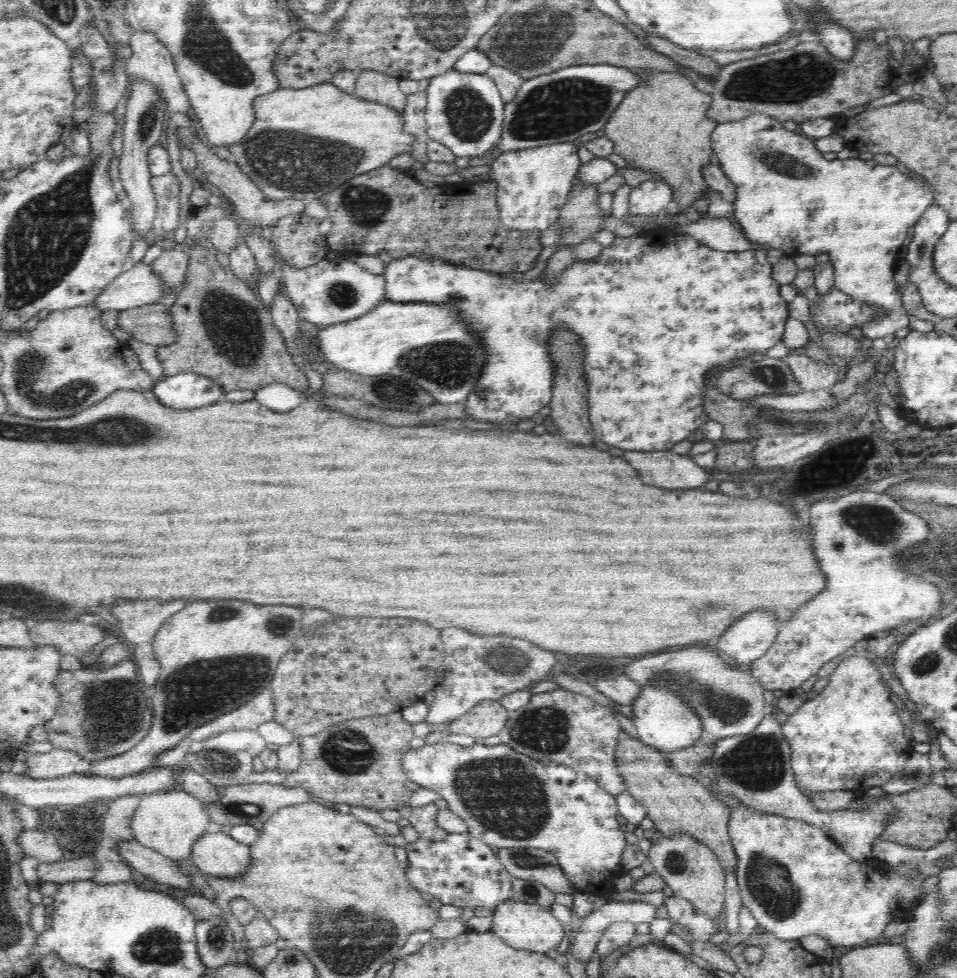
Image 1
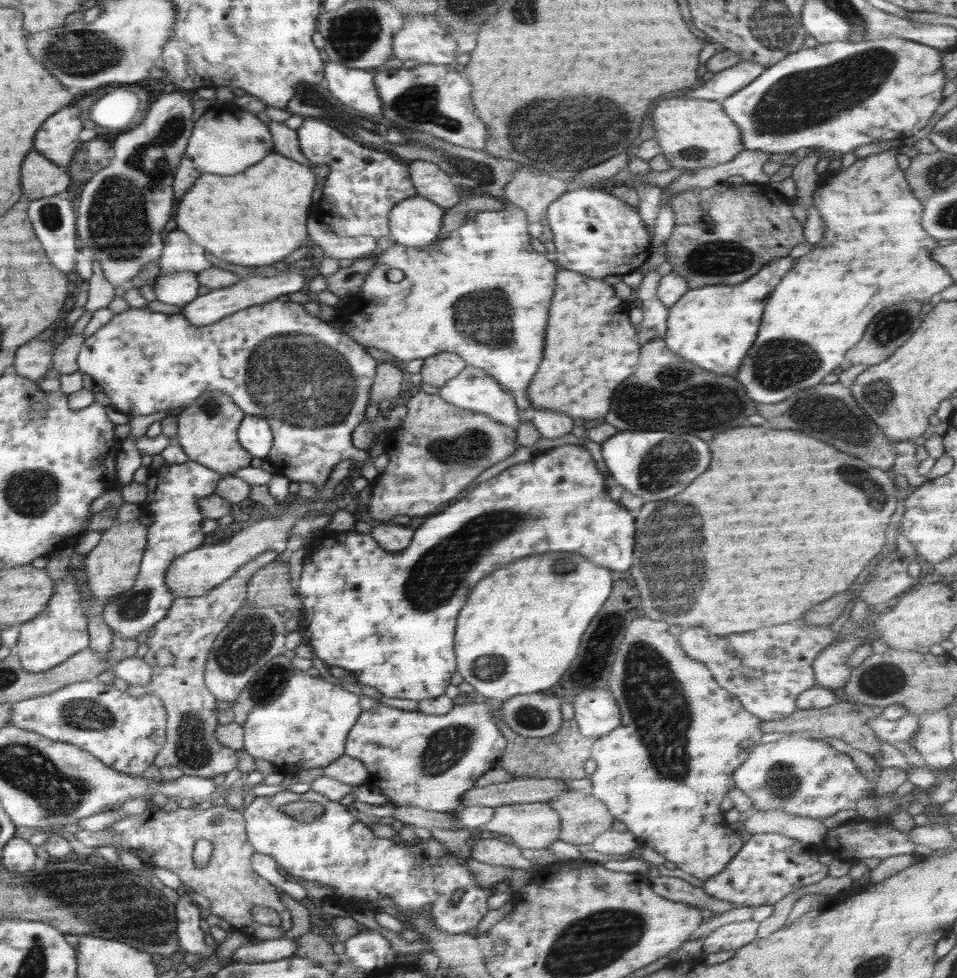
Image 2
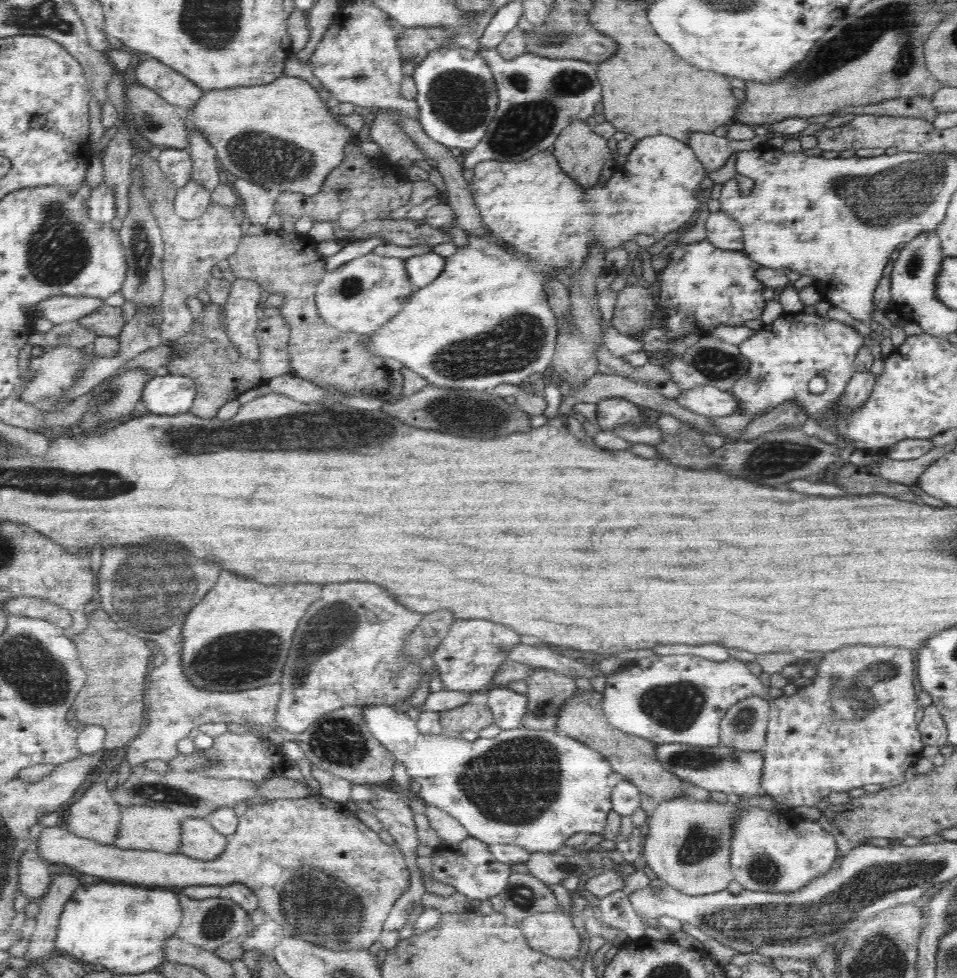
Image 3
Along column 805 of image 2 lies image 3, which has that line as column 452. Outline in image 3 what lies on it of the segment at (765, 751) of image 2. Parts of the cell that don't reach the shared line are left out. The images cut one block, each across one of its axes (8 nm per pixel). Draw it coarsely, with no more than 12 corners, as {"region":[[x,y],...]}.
{"region":[[362,717],[471,837],[555,852],[604,835],[624,778],[522,726],[470,742]]}

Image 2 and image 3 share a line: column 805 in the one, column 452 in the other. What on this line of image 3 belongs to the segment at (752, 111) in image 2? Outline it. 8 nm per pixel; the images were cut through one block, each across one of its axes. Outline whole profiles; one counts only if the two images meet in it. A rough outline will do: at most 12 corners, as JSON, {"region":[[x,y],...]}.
{"region":[[457,46],[415,67],[418,121],[462,151],[499,103],[482,55]]}

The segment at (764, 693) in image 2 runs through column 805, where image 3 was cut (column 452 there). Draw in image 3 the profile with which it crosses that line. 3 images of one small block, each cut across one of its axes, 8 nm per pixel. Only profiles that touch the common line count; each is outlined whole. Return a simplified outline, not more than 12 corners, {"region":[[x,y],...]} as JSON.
{"region":[[455,620],[433,653],[443,689],[488,692],[521,636]]}

